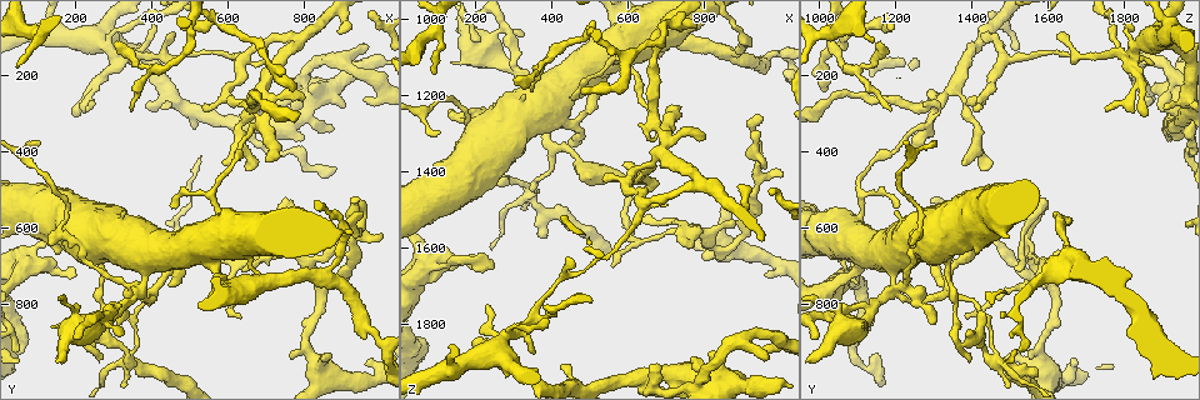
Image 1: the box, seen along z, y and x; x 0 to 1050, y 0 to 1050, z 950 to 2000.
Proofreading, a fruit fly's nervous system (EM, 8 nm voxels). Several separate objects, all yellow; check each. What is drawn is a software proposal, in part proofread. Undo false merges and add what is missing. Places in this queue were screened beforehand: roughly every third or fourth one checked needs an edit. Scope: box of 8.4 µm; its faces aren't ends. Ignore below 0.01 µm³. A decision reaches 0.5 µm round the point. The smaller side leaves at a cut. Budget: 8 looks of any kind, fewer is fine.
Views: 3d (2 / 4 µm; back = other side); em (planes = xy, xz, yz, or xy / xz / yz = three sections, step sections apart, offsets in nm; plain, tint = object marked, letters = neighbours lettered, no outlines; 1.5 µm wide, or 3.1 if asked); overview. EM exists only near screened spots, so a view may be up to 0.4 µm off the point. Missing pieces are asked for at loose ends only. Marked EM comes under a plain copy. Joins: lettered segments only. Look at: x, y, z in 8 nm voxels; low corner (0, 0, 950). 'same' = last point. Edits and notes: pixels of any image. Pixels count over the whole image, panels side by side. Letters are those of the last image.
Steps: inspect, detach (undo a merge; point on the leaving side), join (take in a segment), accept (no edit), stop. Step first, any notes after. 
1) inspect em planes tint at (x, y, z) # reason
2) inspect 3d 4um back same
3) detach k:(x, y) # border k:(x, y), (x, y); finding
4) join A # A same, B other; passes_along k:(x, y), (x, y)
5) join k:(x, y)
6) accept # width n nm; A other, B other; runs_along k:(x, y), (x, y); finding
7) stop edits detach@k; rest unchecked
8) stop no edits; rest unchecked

inspect em xz step 8 letters at (635, 830, 1385) # tapers out

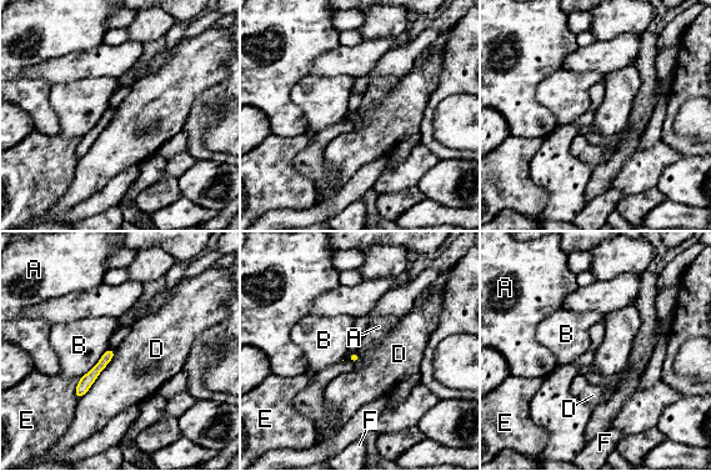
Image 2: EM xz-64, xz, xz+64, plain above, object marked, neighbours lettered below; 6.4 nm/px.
accept # longest_contact D 400 nm; A other, B other, D other, E other, F other; runs_along 2:(111, 352), (78, 394); no lettered segment goes on from it

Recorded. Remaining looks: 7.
inspect 3d 2um at (950, 590, 1375) # thin neck

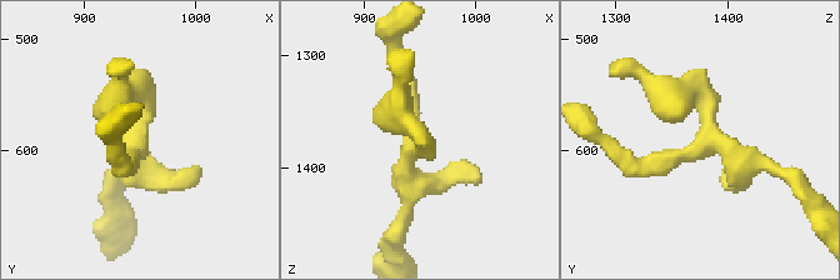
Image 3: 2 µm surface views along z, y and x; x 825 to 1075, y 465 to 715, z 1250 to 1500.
inspect em xz step 8 tint at (946, 592, 1382)

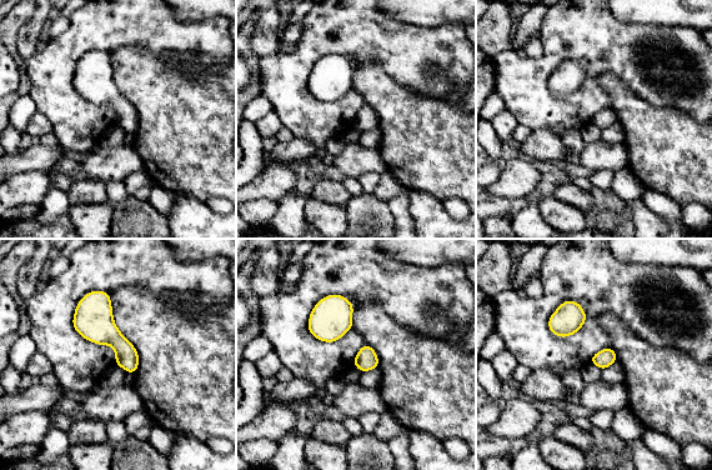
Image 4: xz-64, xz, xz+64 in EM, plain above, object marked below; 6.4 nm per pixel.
inspect em planes letters same # another direction

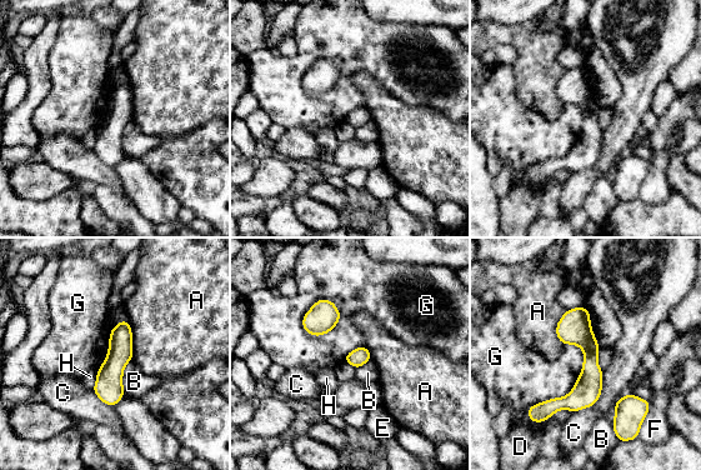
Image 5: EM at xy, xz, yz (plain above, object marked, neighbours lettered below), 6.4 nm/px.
accept # A other, B other, C other, D other, E other, F other, G other, H other; runs_along 5:(584, 315), (590, 380), (535, 419); one neuron here

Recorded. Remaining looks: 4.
inspect em planes letters at (140, 645, 1245) # an open end

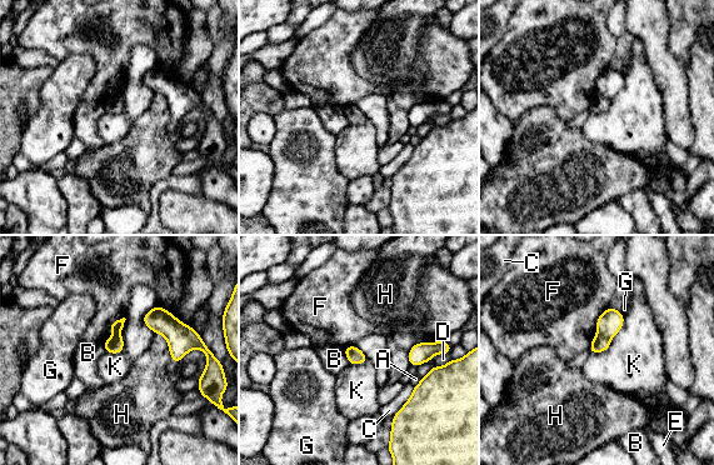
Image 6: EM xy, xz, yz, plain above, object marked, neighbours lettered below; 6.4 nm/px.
detach 6:(609, 323) # longest_contact K 340 nm; A other, B other, C other, D other, E other, F other, G other, H other, K other; border 6:(597, 333), (610, 339); a second neuron is stuck on

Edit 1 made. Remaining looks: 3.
stop edits detach@6; rest unchecked

